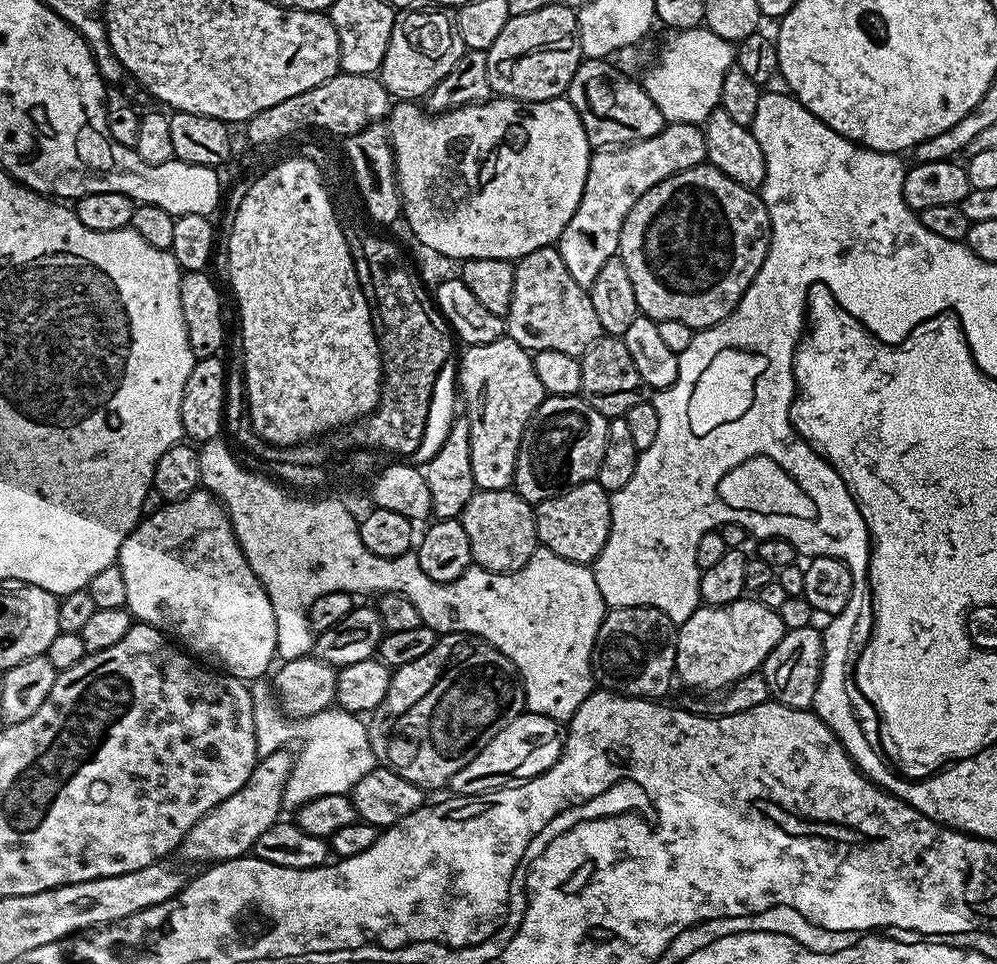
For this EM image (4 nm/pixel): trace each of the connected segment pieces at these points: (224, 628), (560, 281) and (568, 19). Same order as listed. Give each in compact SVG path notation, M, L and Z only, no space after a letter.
M205 490L159 506L157 512L149 511L141 519L120 547L118 566L122 570L122 582L126 582L128 611L139 623L157 628L193 657L226 670L239 680L256 682L252 680L266 675L268 667L270 672L272 660L277 659L278 630L274 626L274 606L270 606L266 590L248 565L228 513L220 500Z
M549 246L534 250L515 261L514 267L514 294L510 294L510 310L506 317L507 339L518 342L518 346L527 348L532 354L542 350L558 350L561 354L570 354L577 358L600 340L600 323L594 310L594 302L590 302L588 297L589 289L574 282L570 270L566 270L566 262L562 262L559 247Z
M559 2L550 6L542 6L542 10L534 14L509 16L506 26L502 26L502 34L494 38L494 46L488 48L486 58L486 74L490 77L490 86L497 97L506 100L554 100L563 97L570 86L570 78L574 78L574 70L578 70L581 62L580 39L576 33L577 9L567 8Z

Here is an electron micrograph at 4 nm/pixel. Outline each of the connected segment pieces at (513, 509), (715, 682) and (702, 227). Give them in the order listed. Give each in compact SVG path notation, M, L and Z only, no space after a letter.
M512 488L477 490L470 502L466 502L458 519L462 530L466 530L466 538L470 538L470 554L475 567L491 572L513 572L526 566L537 550L536 513L533 505Z
M741 598L729 604L714 604L697 608L684 624L679 625L676 633L676 675L679 683L688 688L697 688L700 692L716 694L730 687L735 680L757 671L765 658L778 646L786 629L777 609L766 606L758 598Z
M705 162L658 182L658 186L650 186L650 190L634 202L622 226L618 255L626 262L634 285L634 298L638 298L643 315L654 321L686 322L686 326L699 330L722 322L738 306L758 270L762 270L771 241L772 223L763 195L738 186L738 182L726 178L722 170Z

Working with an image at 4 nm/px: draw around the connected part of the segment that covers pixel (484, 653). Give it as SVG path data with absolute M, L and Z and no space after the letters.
M449 632L437 639L434 650L423 658L409 662L392 673L390 690L386 698L367 717L370 750L376 755L381 768L394 770L406 782L414 782L419 788L431 790L447 785L482 750L486 750L490 738L495 738L505 726L525 711L524 690L520 672L492 644L467 632Z

